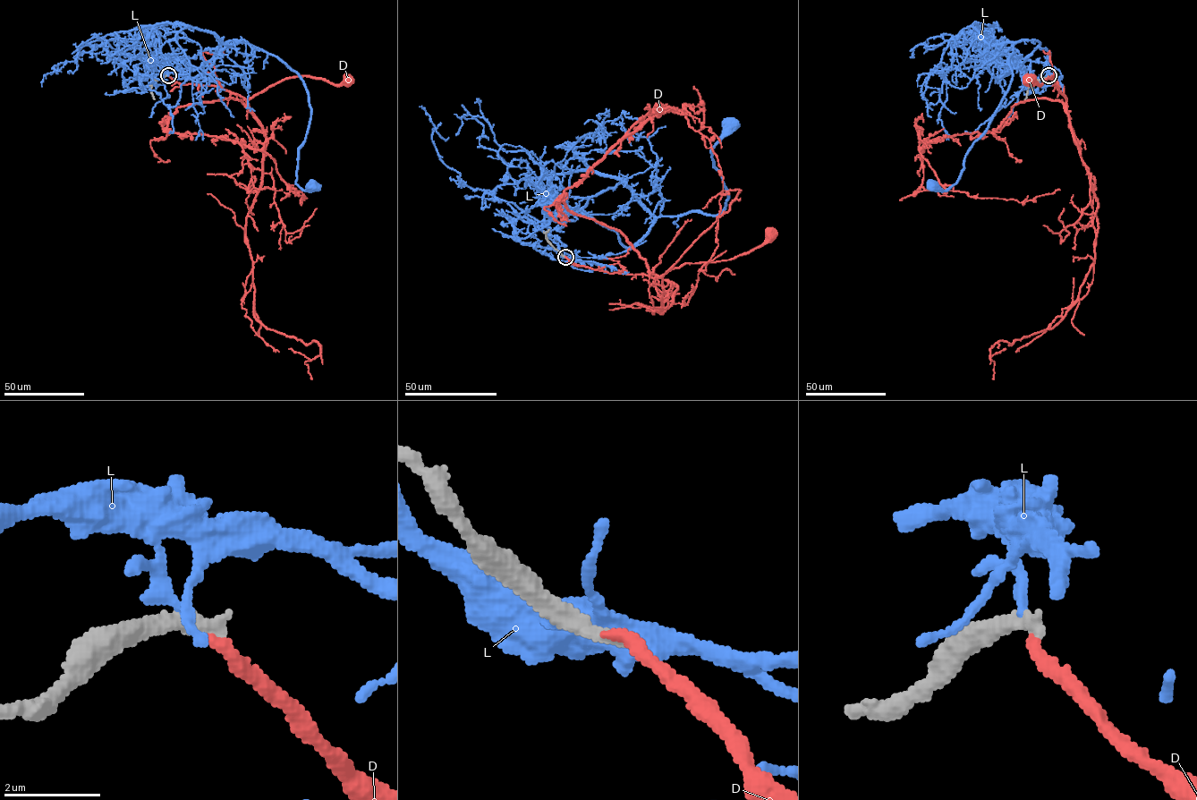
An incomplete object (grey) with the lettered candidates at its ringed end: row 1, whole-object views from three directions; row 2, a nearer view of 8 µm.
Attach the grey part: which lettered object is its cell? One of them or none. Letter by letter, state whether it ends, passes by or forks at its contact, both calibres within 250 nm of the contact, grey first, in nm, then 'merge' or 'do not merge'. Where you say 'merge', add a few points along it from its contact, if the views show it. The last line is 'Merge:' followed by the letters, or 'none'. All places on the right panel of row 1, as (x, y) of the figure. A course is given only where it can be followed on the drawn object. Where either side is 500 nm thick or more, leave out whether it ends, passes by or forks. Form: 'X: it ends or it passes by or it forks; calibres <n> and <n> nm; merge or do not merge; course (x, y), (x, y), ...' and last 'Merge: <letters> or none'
D: it ends; calibres 360 and 260 nm; merge; course (1048, 75), (1063, 85), (1066, 99), (1055, 85), (1052, 76), (1040, 84), (1029, 80)
L: it ends; calibres 480 and 280 nm; do not merge
Merge: D

